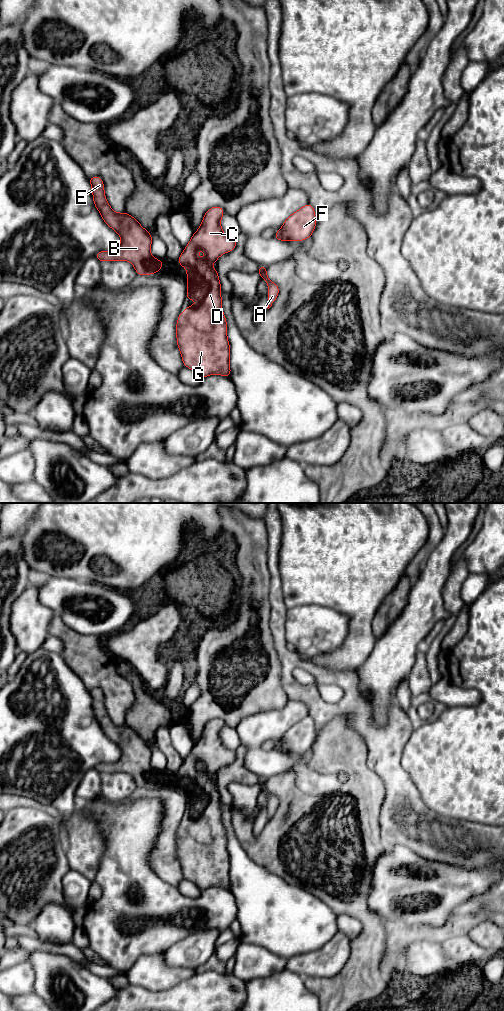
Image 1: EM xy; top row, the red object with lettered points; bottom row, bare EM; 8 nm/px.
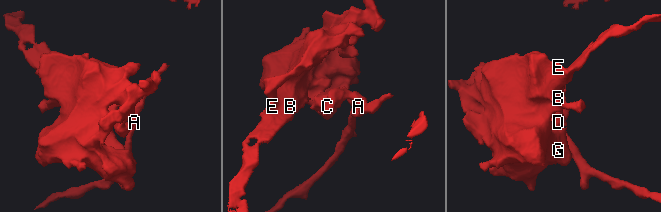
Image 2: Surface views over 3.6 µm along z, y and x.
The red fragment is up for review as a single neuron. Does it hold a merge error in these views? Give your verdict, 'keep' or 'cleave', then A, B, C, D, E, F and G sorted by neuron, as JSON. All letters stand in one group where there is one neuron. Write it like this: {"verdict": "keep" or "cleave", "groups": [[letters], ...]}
{"verdict": "cleave", "groups": [["A", "F"], ["B", "C", "D", "E", "G"]]}

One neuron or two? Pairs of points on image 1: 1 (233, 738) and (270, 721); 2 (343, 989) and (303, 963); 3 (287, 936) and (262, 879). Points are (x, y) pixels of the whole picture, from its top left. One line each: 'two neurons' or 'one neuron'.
1: two neurons
2: two neurons
3: one neuron

